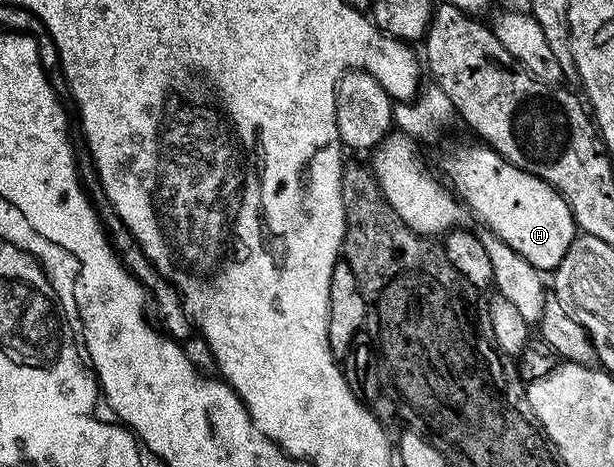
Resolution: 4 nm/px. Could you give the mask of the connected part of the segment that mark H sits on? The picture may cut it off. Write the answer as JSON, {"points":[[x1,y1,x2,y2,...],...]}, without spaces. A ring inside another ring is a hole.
{"points":[[481,143,473,144,477,145,453,149,442,159,441,165,449,176,448,184,470,214,503,239,507,247,519,251,527,263,542,271,556,269,579,233,571,207,543,179,507,163,494,149]]}

